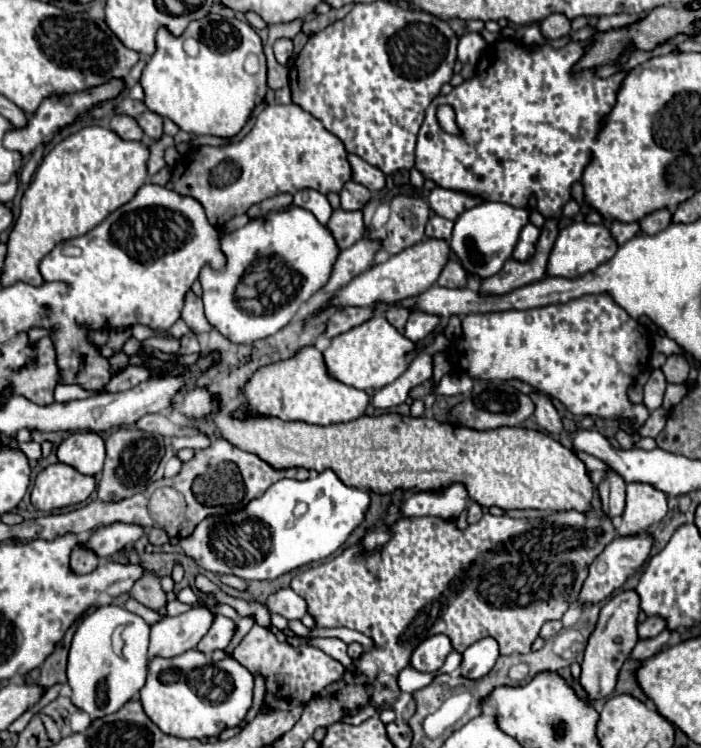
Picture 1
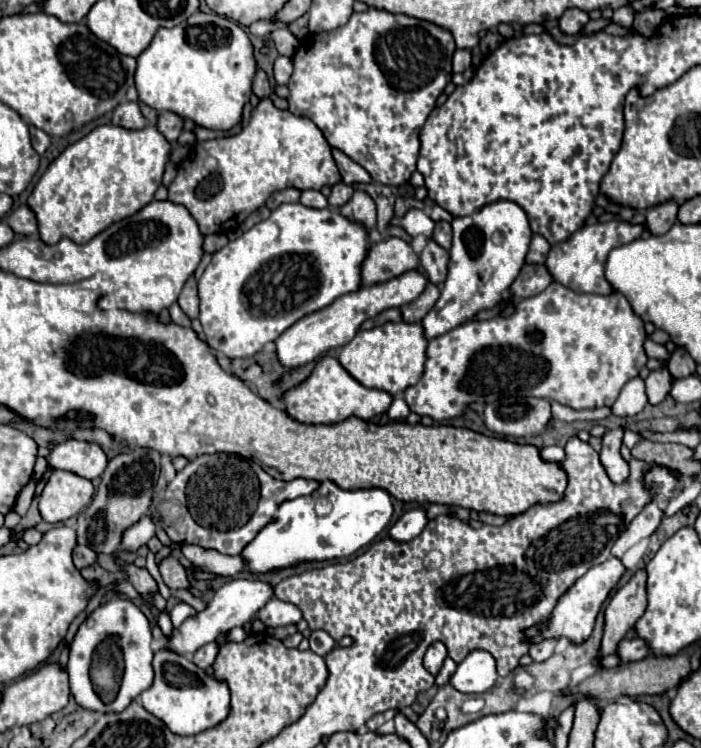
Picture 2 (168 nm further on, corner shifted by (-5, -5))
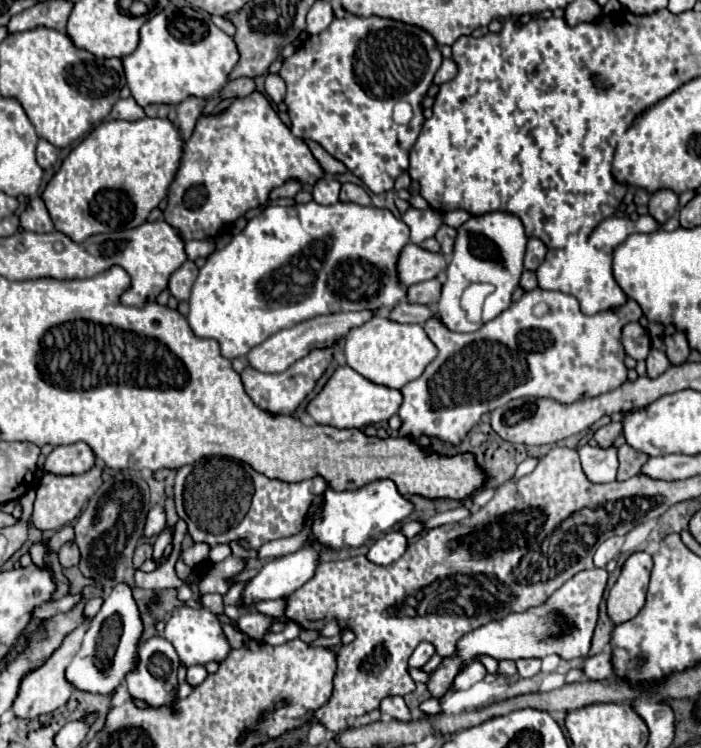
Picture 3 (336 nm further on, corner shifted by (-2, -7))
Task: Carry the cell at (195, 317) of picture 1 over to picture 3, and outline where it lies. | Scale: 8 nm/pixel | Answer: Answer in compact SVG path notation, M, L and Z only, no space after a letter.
M186 260L170 278L168 282L168 290L170 294L178 300L178 302L188 302L190 298L190 290L192 290L192 284L196 280L196 274L198 274L198 268L192 260Z

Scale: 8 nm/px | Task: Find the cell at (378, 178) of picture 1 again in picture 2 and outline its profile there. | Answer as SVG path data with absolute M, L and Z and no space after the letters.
M331 148L331 154L333 154L333 160L337 162L341 180L343 180L345 184L353 184L353 182L371 182L371 176L367 176L367 170L365 170L363 166L355 164L349 156L345 156L345 154L339 152L337 148Z

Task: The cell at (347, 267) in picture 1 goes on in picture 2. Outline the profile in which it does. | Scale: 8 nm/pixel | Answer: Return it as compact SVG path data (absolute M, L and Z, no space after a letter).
M387 238L371 244L371 252L363 262L363 284L383 284L409 270L417 270L419 260L409 242L401 238Z

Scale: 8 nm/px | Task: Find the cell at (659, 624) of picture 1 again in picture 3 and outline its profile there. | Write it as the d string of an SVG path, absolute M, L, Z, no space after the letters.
M602 652L596 654L592 658L586 658L584 662L584 676L590 680L604 680L604 678L612 678L614 670L612 670L612 654L610 652Z

